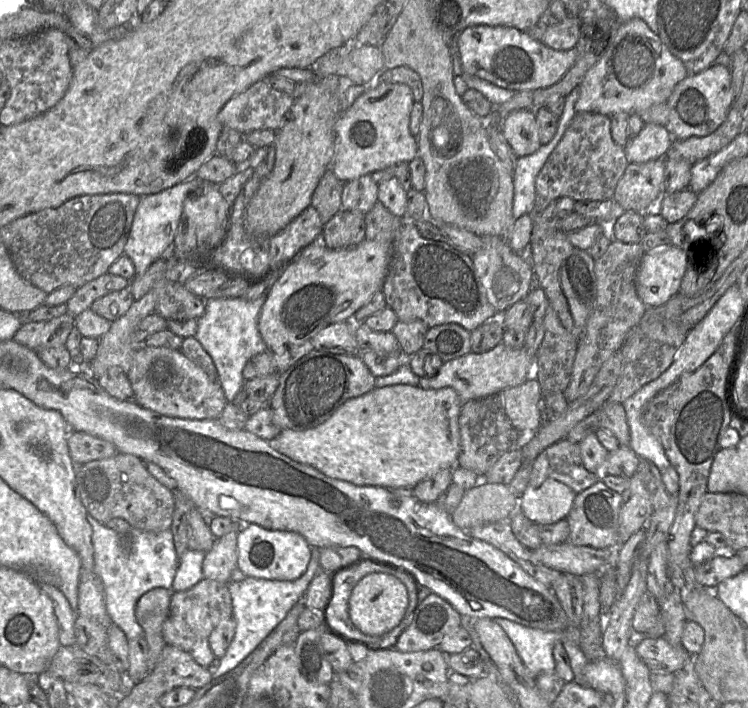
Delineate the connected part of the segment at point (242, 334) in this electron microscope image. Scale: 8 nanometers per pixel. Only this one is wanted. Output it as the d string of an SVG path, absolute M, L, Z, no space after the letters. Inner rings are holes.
M266 289L264 294L253 301L244 297L210 297L206 299L205 313L197 319L195 339L213 359L218 372L218 382L227 403L232 402L244 388L246 381L243 377L243 369L247 361L252 356L267 351L267 345L258 329L258 318L269 292L270 289Z

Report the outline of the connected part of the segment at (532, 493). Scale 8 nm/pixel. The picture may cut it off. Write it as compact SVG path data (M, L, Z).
M548 479L538 487L528 485L519 498L518 509L539 525L554 524L567 517L576 495L565 484Z

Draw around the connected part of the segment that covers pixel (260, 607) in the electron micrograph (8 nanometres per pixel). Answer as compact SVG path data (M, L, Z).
M312 548L311 558L305 573L291 581L245 578L242 581L230 581L227 584L232 598L232 617L236 621L234 637L212 677L219 677L234 669L248 657L273 629L284 620L291 608L303 597L315 573L321 569L320 552Z

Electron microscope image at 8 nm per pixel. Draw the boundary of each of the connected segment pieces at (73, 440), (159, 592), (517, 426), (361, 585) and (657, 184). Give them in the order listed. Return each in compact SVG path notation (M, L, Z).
M71 431L67 443L75 465L109 458L120 453L113 443L85 432Z
M154 588L142 595L136 604L135 616L148 644L148 673L156 666L167 645L162 628L169 614L172 593L172 589Z
M532 375L520 385L500 392L505 412L516 432L538 430L543 424L543 394Z
M370 573L363 577L352 590L348 613L353 625L365 635L382 636L399 625L408 606L405 585L395 576L385 573Z
M666 160L629 163L619 179L612 200L622 211L647 212L664 193Z

